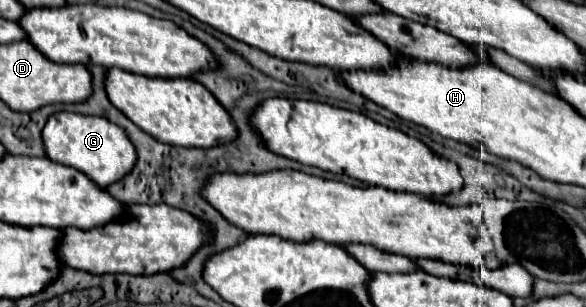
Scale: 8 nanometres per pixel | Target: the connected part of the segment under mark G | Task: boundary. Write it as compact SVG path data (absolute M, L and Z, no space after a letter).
M58 111L52 117L48 117L42 129L42 141L46 157L50 161L84 171L98 187L108 187L120 181L134 167L136 161L134 145L126 137L124 129L120 129L118 125L110 123L104 117L88 117L88 115Z

